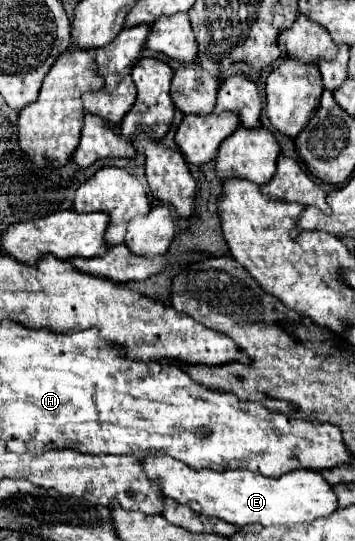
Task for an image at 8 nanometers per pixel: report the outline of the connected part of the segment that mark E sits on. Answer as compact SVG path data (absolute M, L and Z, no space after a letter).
M168 455L148 457L142 461L144 473L156 483L162 495L192 507L198 513L224 519L232 525L262 523L262 525L294 525L312 523L314 519L328 517L336 511L336 495L320 473L308 469L294 469L280 477L264 477L246 469L240 471L214 471L192 469Z

